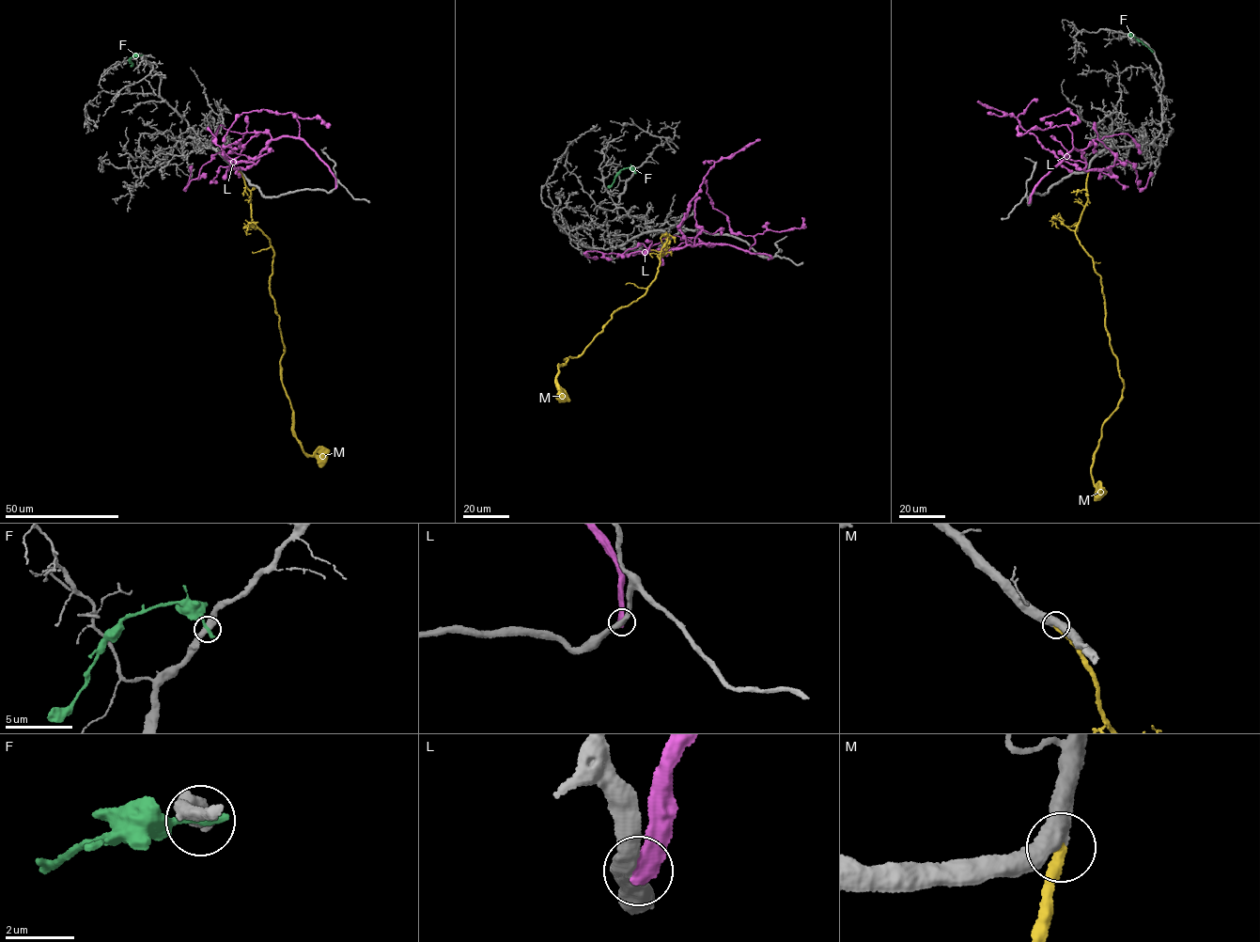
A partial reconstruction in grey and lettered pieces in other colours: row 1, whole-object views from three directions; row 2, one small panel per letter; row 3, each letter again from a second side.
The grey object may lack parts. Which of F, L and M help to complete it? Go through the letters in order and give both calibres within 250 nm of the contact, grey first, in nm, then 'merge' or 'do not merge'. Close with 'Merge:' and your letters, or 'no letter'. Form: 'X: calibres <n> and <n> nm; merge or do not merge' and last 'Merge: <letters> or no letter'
F: calibres 440 and 280 nm; do not merge
L: calibres 420 and 480 nm; do not merge
M: calibres 500 and 340 nm; merge
Merge: M

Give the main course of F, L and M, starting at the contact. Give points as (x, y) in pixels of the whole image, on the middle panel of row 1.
F: (634, 172), (629, 167), (621, 169), (607, 187)
L: (769, 259), (768, 255), (727, 244), (692, 246), (686, 243), (680, 227), (689, 202), (714, 163), (760, 139)
M: (668, 238), (645, 293), (612, 313), (582, 353), (558, 367), (557, 384), (569, 401)

